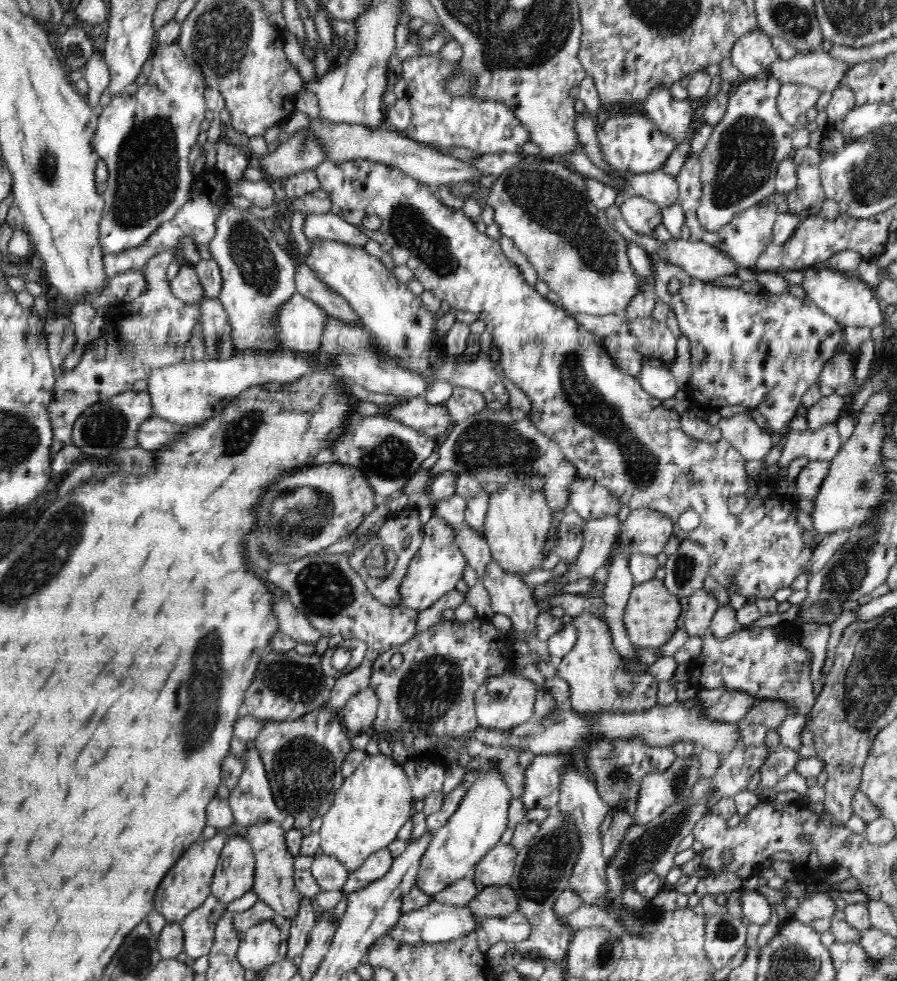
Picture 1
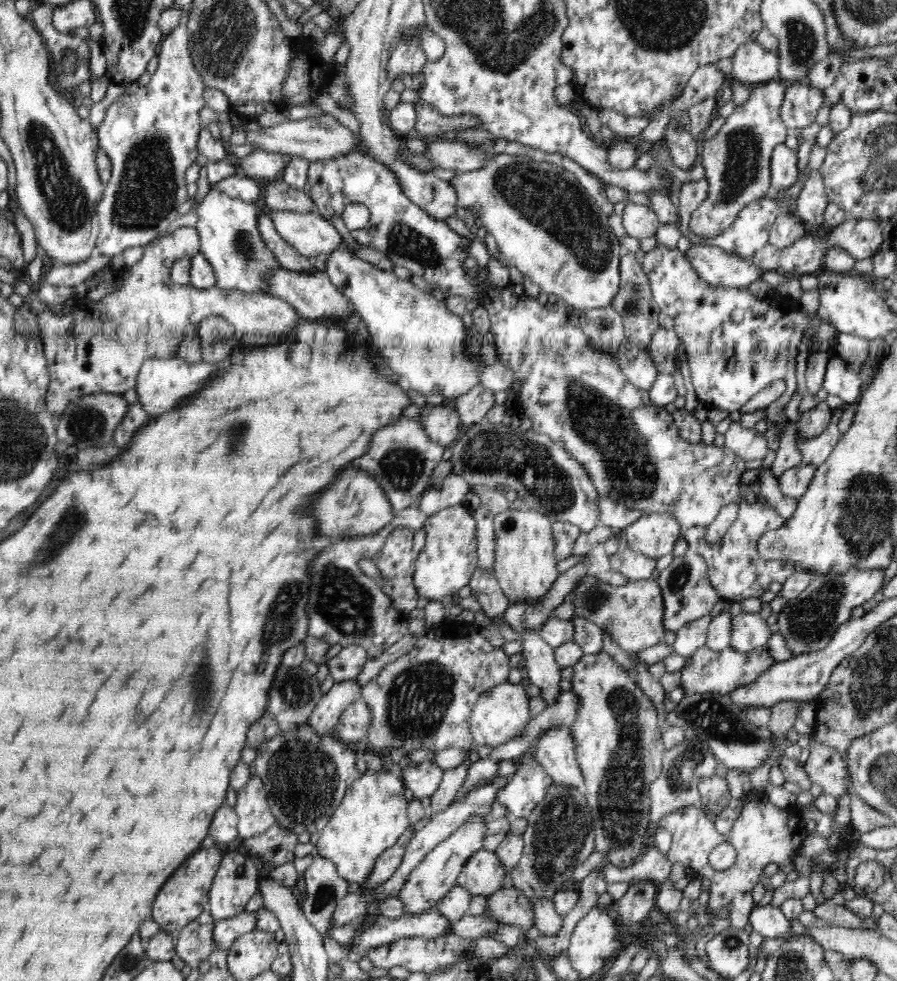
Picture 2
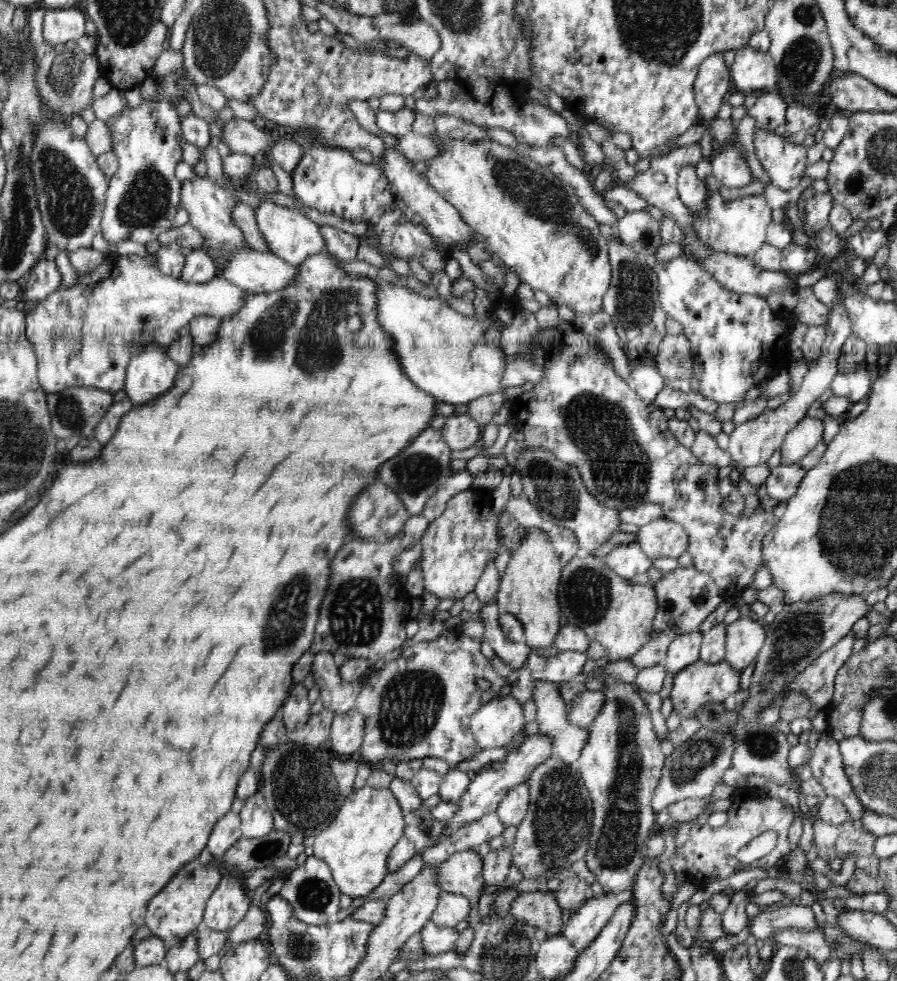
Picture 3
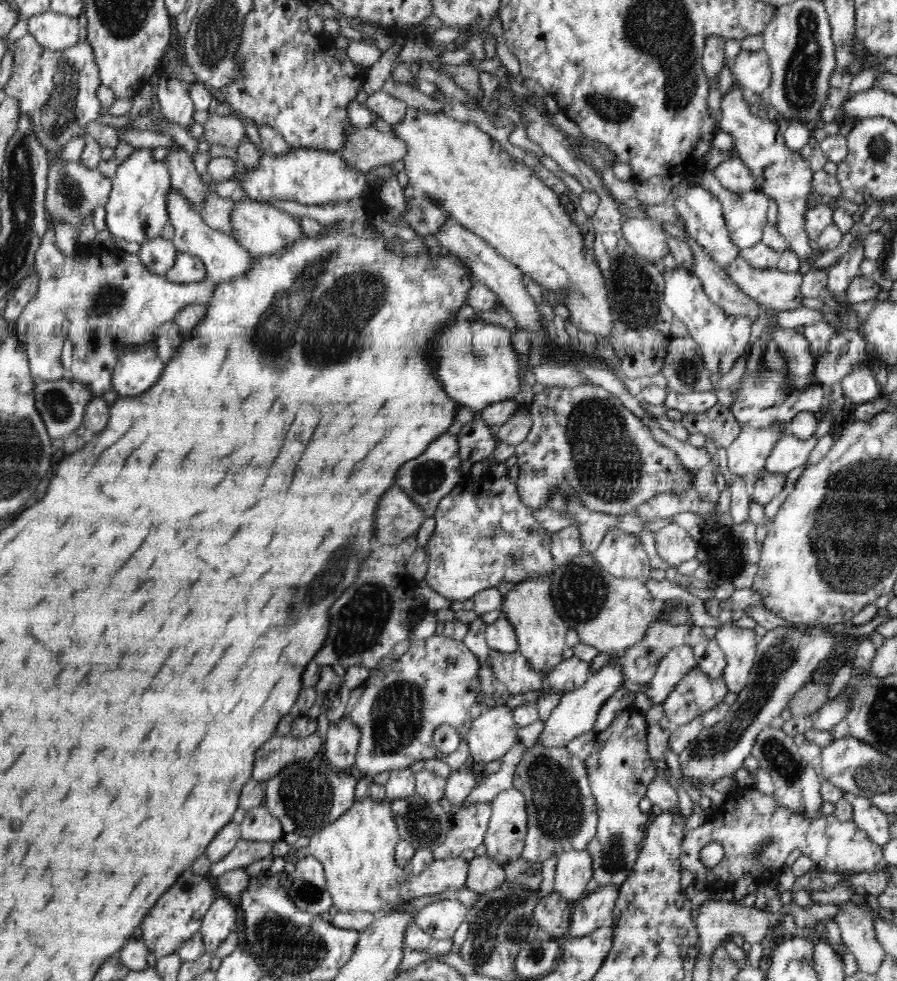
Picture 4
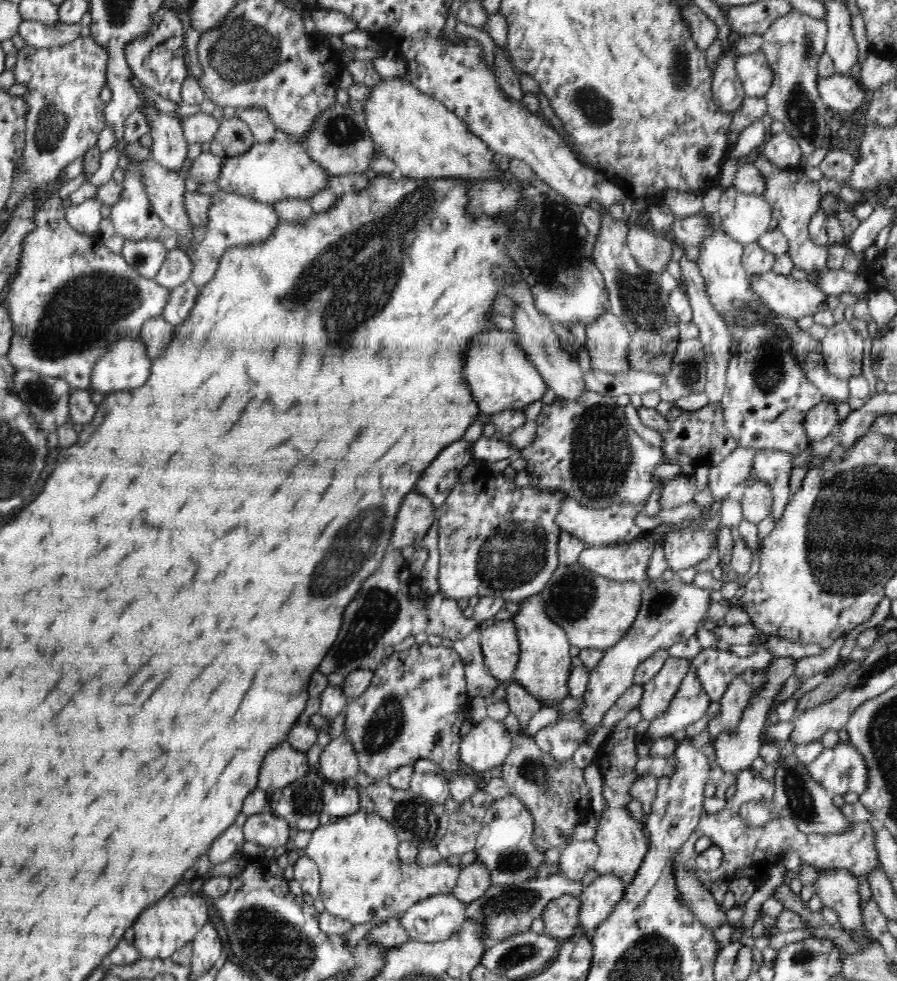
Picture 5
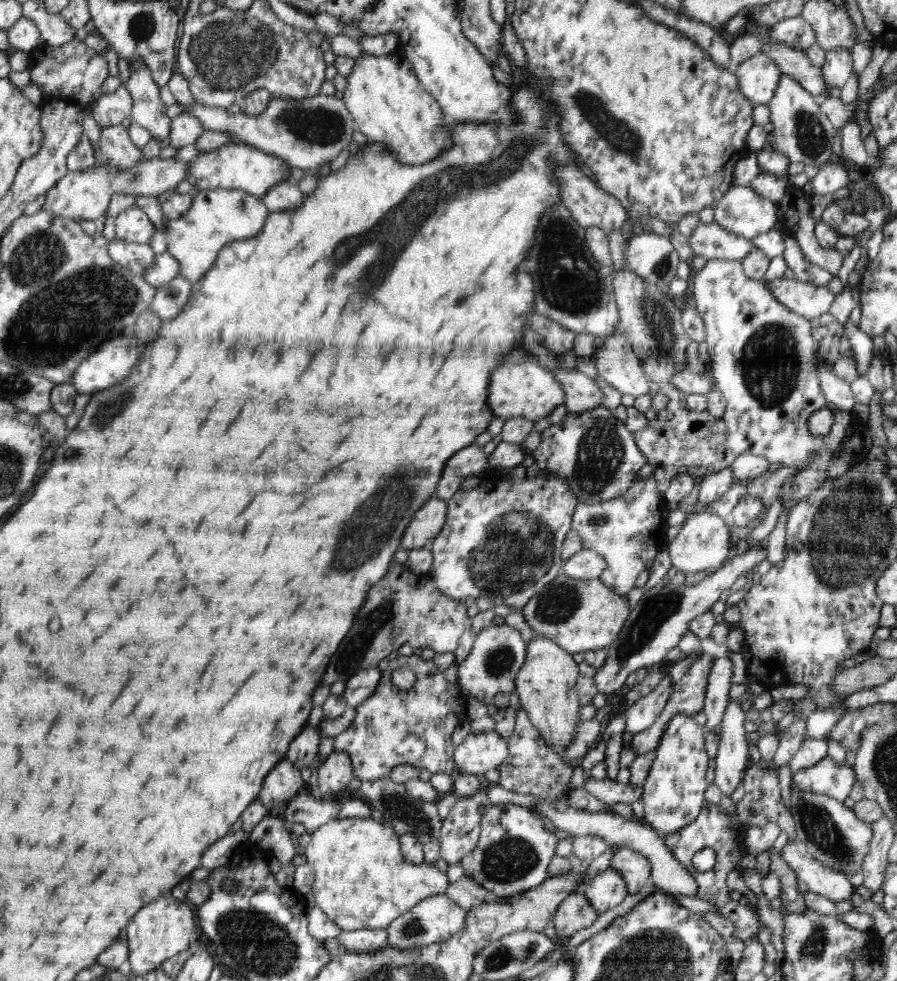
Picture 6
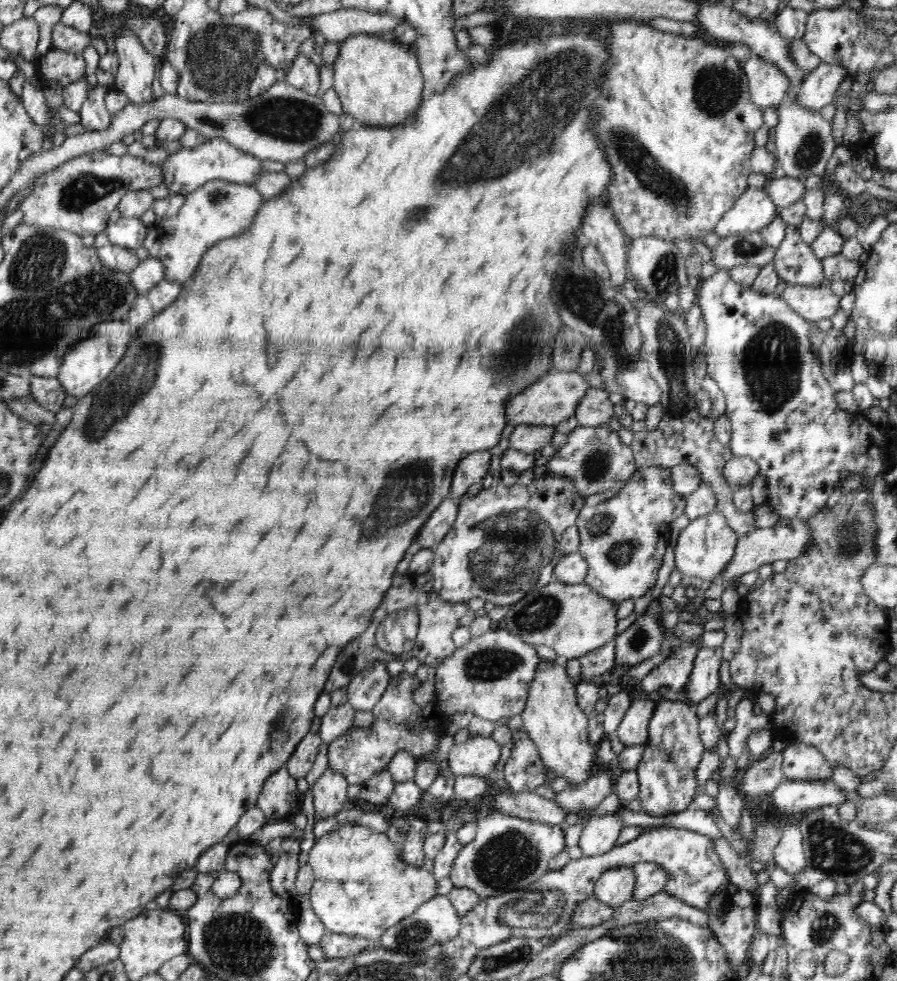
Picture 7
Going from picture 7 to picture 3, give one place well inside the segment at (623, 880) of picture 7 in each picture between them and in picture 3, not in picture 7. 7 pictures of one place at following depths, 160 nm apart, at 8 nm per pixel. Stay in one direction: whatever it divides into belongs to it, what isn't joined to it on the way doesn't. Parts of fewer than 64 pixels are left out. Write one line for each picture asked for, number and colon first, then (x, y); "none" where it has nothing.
3: (581, 927)
4: (595, 909)
5: (597, 900)
6: (607, 889)

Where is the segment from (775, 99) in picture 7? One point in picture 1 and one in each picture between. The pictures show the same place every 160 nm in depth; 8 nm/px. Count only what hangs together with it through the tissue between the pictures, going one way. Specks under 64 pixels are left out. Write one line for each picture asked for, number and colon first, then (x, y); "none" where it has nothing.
1: (752, 54)
2: (752, 64)
3: (753, 71)
4: (751, 70)
5: (753, 70)
6: (758, 77)

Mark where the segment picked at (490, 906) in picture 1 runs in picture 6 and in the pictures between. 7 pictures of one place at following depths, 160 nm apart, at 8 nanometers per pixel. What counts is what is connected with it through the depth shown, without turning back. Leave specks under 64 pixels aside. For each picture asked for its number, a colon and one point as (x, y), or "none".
2: (508, 905)
3: (540, 908)
4: (552, 913)
5: (561, 917)
6: (575, 912)

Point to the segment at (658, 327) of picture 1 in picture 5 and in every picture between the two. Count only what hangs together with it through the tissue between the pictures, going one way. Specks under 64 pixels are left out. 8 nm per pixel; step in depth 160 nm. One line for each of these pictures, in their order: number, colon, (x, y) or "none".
2: (663, 347)
3: (674, 360)
4: (684, 369)
5: (688, 374)

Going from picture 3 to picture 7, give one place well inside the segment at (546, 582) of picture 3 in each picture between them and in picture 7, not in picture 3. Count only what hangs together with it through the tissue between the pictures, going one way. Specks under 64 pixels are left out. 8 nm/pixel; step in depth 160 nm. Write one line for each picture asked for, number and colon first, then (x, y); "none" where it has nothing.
4: (541, 632)
5: (544, 664)
6: (546, 685)
7: (552, 718)

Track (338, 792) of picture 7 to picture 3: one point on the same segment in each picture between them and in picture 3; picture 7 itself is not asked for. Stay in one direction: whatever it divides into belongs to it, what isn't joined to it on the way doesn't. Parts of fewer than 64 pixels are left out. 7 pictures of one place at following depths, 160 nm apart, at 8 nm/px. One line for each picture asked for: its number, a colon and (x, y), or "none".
3: (347, 732)
4: (342, 739)
5: (338, 762)
6: (334, 775)

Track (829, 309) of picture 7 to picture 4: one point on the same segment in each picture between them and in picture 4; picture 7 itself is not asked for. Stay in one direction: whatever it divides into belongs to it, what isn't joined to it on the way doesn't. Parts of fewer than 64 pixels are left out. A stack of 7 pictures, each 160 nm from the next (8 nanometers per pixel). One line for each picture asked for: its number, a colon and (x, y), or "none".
4: (780, 290)
5: (784, 295)
6: (810, 301)

